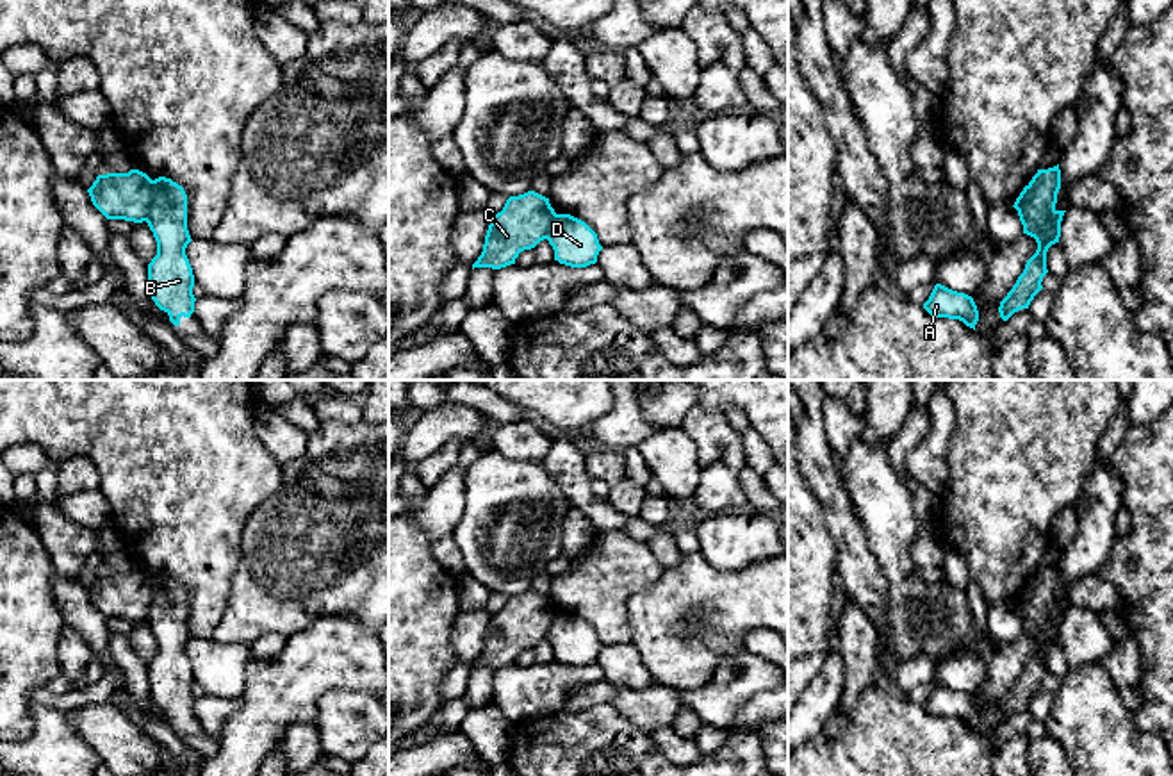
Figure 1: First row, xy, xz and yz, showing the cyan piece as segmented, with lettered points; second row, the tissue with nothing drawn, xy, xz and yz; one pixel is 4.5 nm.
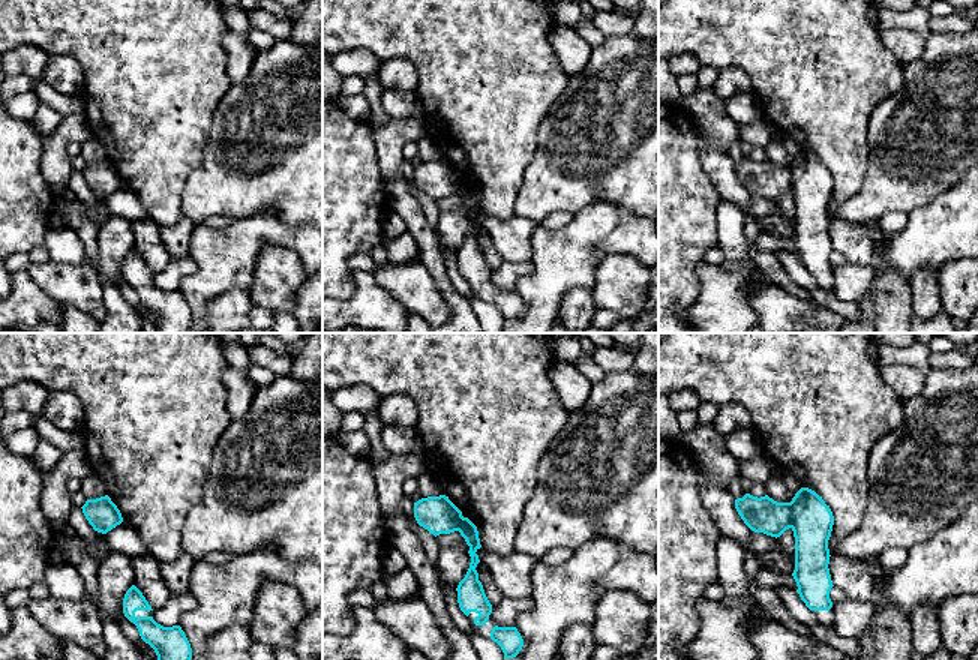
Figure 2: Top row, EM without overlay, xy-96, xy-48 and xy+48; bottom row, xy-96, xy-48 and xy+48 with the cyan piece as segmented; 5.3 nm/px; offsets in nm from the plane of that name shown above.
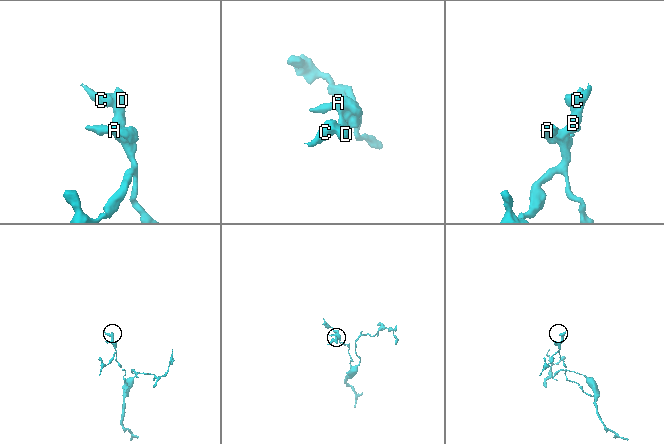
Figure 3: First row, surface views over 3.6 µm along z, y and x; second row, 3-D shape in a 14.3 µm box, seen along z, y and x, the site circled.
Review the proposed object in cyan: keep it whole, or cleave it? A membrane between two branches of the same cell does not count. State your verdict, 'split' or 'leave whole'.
split

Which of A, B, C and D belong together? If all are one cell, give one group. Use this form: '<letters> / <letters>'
A B D / C

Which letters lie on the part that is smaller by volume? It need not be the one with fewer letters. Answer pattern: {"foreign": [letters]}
{"foreign": ["C"]}

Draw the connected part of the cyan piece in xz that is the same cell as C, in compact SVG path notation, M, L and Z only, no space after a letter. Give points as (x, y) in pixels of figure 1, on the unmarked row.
M535 590L510 596L503 610L490 617L483 651L472 669L501 669L515 664L521 651L531 649L547 639L554 615L549 598Z

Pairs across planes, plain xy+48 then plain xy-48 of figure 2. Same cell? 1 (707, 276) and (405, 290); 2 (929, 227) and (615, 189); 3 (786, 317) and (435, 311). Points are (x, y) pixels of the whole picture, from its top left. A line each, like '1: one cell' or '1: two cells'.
1: two cells
2: two cells
3: one cell

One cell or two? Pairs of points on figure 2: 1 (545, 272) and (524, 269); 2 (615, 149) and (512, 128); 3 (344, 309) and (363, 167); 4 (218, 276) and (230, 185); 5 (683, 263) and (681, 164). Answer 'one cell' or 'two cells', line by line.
1: two cells
2: two cells
3: two cells
4: two cells
5: one cell

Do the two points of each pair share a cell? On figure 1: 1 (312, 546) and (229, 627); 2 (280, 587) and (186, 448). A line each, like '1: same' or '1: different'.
1: same
2: different

